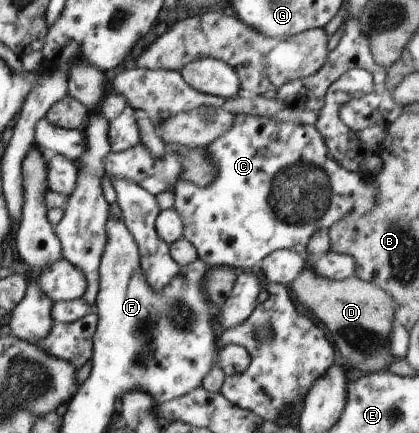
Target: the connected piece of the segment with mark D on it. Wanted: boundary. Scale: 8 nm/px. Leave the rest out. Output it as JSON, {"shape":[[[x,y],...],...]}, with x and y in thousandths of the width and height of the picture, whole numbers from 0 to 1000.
{"shape":[[[728,587],[728,619],[685,658],[706,693],[764,739],[788,767],[800,806],[840,861],[916,857],[936,834],[926,813],[926,767],[945,739],[947,697],[909,663],[845,635],[821,647],[778,647],[747,624],[737,589]]]}

